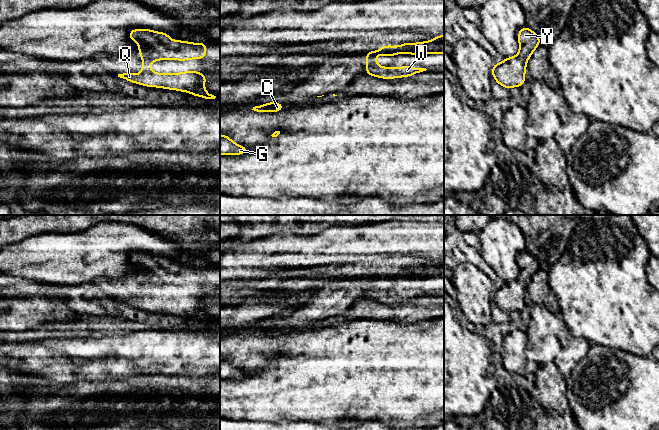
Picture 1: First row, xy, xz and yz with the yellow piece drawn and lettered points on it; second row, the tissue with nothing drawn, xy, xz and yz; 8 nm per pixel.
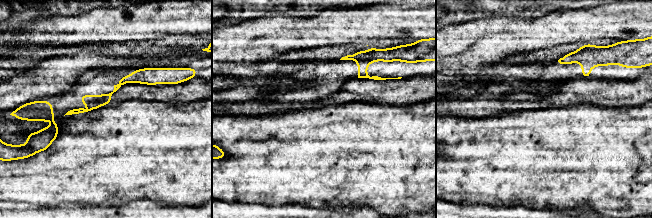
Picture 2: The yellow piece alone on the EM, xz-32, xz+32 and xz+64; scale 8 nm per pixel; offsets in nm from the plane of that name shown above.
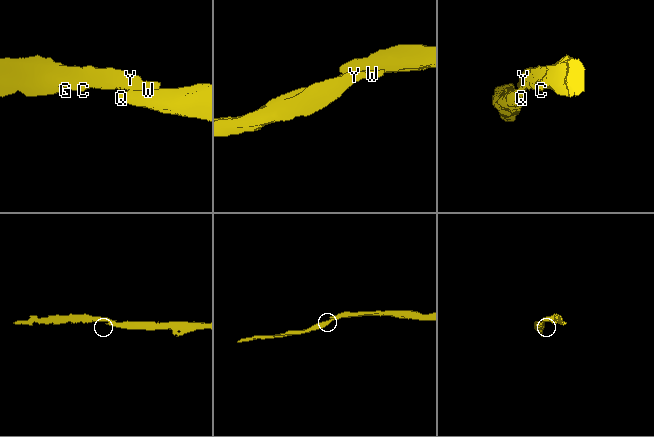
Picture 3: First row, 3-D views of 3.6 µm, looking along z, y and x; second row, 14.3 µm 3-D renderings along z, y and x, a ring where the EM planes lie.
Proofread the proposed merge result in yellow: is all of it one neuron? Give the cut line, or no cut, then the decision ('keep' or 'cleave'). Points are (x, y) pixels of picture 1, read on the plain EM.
no cut; keep

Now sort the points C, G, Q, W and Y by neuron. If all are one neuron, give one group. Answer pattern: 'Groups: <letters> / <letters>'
Groups: C G Q W Y

